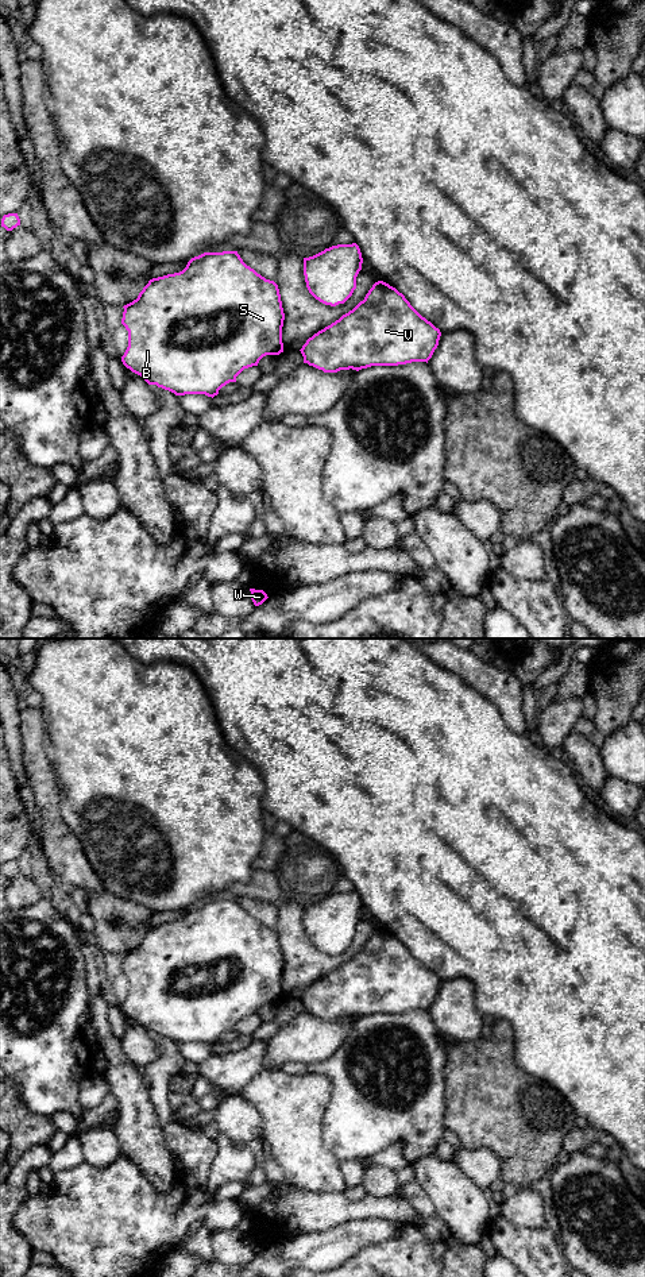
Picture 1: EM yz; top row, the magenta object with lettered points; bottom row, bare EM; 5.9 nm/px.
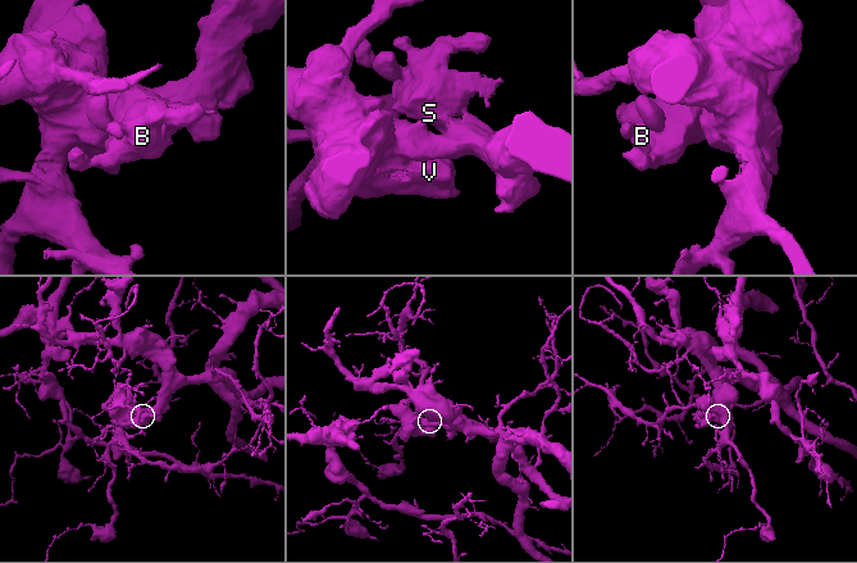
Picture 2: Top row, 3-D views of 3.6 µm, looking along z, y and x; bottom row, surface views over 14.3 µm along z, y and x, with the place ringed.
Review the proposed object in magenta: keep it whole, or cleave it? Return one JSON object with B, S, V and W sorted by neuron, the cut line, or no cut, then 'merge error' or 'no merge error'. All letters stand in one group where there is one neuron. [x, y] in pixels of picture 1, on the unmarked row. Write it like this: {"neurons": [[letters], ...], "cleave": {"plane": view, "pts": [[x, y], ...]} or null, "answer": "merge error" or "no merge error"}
{"neurons": [["B", "S", "V", "W"]], "cleave": null, "answer": "no merge error"}

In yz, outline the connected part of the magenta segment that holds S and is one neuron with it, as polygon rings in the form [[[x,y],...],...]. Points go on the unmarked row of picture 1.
[[[237,899],[194,904],[182,919],[150,927],[138,946],[123,956],[121,972],[128,979],[123,1012],[148,1033],[157,1033],[175,1043],[205,1042],[213,1046],[223,1034],[236,1030],[244,1016],[258,1014],[266,1003],[283,1000],[285,961],[278,933],[247,914]]]

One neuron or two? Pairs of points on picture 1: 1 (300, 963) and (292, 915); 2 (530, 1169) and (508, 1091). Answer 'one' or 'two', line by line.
1: one
2: one

